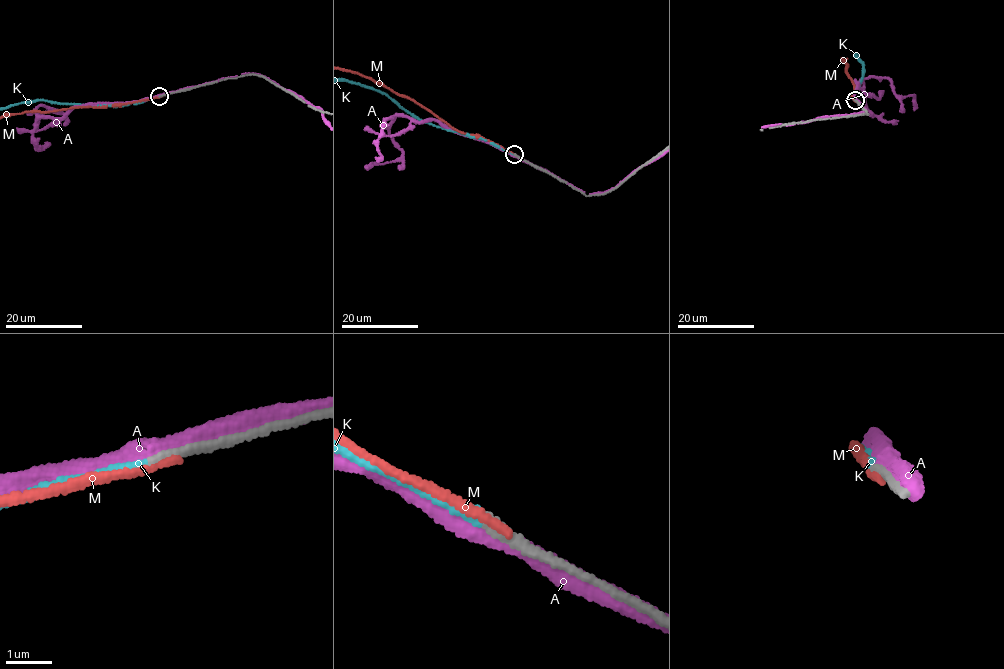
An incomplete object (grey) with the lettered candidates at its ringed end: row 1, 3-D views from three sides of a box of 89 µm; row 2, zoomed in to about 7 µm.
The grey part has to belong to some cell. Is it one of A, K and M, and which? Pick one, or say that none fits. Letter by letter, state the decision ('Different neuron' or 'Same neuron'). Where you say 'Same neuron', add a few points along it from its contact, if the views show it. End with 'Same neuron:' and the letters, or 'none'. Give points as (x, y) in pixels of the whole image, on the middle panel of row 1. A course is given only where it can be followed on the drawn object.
A: Different neuron
K: Same neuron
M: Different neuron
Same neuron: K

